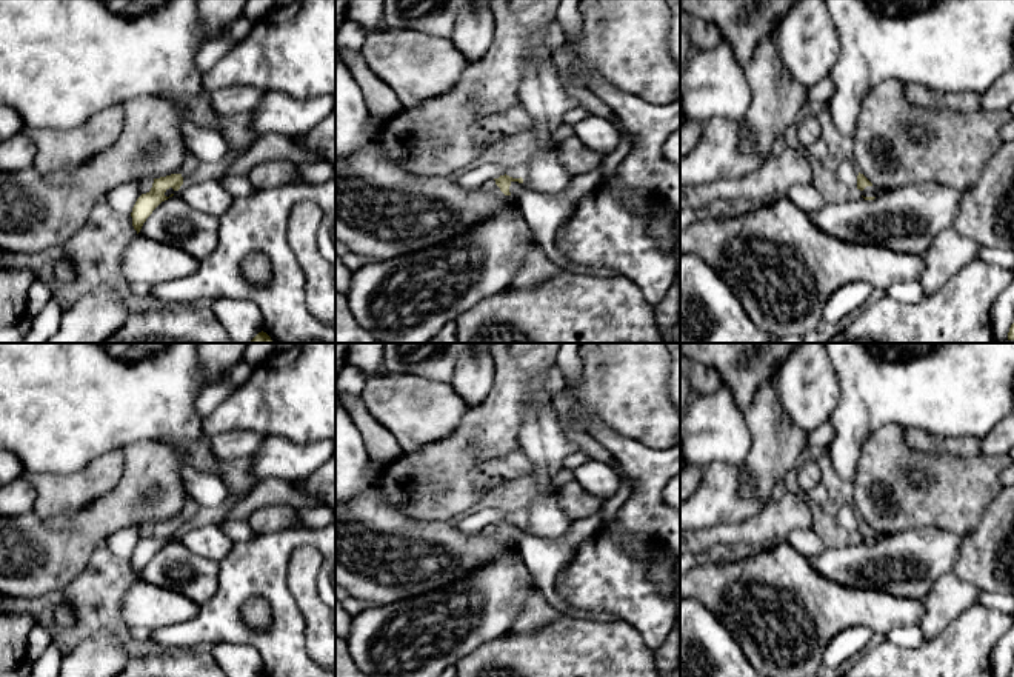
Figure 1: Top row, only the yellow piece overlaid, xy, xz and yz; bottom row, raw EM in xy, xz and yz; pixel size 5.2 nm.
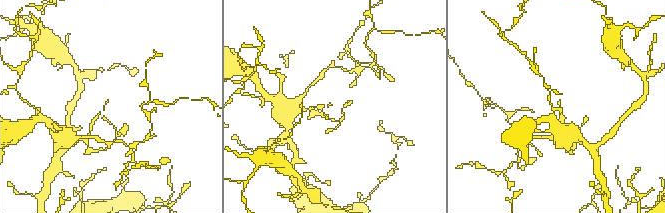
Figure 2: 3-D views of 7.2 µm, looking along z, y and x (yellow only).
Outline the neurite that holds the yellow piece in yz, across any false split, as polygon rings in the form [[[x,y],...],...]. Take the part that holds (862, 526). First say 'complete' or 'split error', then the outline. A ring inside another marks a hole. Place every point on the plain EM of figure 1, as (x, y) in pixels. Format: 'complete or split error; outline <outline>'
split error; outline [[[860,517],[857,520],[857,534],[862,535],[865,545],[874,545],[880,539],[880,535]]]

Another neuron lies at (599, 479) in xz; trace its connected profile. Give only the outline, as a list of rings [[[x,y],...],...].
[[[589,460],[572,472],[574,480],[591,495],[608,500],[619,491],[620,477],[608,463]]]

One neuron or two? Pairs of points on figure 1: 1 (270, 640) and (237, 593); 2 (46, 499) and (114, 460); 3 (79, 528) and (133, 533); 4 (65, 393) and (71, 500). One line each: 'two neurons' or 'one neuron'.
1: one neuron
2: one neuron
3: two neurons
4: two neurons

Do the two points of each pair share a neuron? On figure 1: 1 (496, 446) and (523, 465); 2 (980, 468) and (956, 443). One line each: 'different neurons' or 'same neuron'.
1: different neurons
2: different neurons

